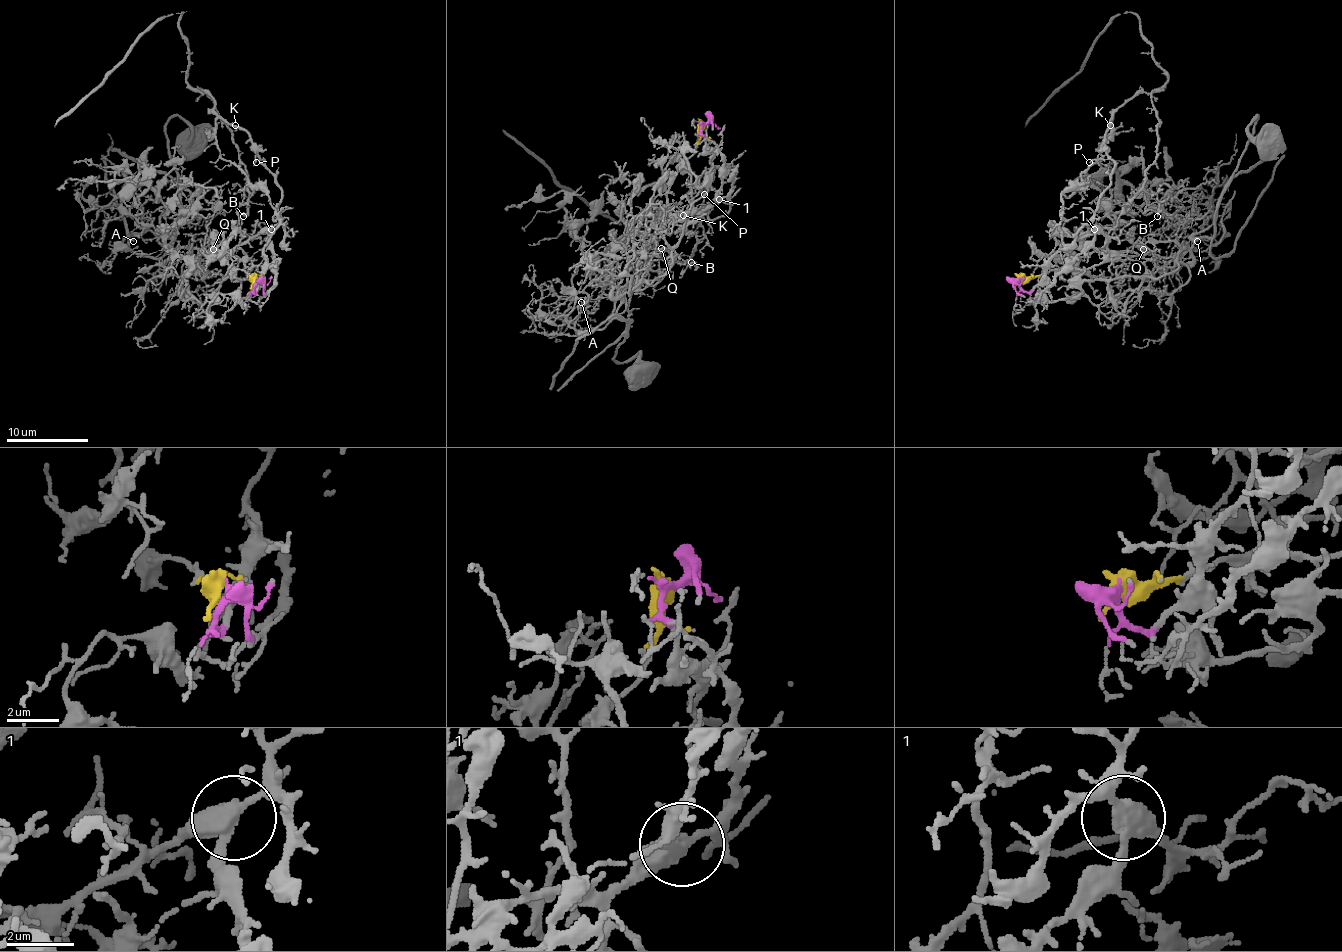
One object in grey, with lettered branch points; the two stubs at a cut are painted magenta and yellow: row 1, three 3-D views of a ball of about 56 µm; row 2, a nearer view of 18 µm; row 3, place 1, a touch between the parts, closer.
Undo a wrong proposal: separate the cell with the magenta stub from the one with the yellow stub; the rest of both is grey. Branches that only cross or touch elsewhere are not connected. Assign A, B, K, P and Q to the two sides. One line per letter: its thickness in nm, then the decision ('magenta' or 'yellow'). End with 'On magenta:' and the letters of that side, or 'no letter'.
A: 90 nm thick; yellow
B: 180 nm thick; magenta
K: 220 nm thick; magenta
P: 100 nm thick; magenta
Q: 120 nm thick; yellow
On magenta: B, K, P

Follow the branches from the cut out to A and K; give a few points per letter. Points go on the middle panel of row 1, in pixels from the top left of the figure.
A: (703, 124), (617, 316), (599, 330), (574, 330), (568, 324), (581, 302)
K: (705, 124), (711, 120), (707, 134), (724, 163), (717, 199), (730, 210), (711, 220), (699, 210), (683, 216)

